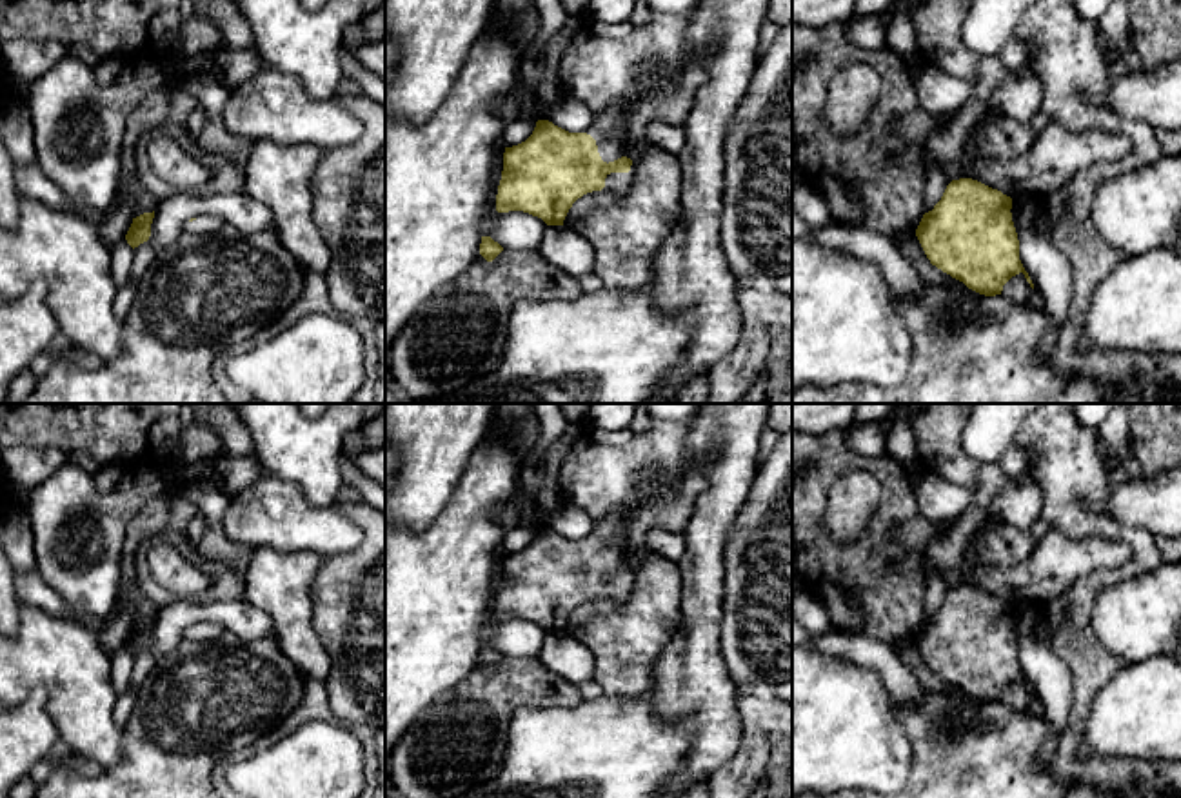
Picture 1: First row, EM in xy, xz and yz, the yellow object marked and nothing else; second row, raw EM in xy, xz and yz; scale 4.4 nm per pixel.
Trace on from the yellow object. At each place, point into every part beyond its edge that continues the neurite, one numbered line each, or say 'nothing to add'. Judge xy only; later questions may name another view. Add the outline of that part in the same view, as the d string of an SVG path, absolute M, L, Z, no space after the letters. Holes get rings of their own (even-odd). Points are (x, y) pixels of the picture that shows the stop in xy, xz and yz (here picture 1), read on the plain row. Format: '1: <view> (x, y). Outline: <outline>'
1: xy (206, 631). Outline: M200 622L193 629L185 629L185 640L214 642L223 634L225 627L216 622Z

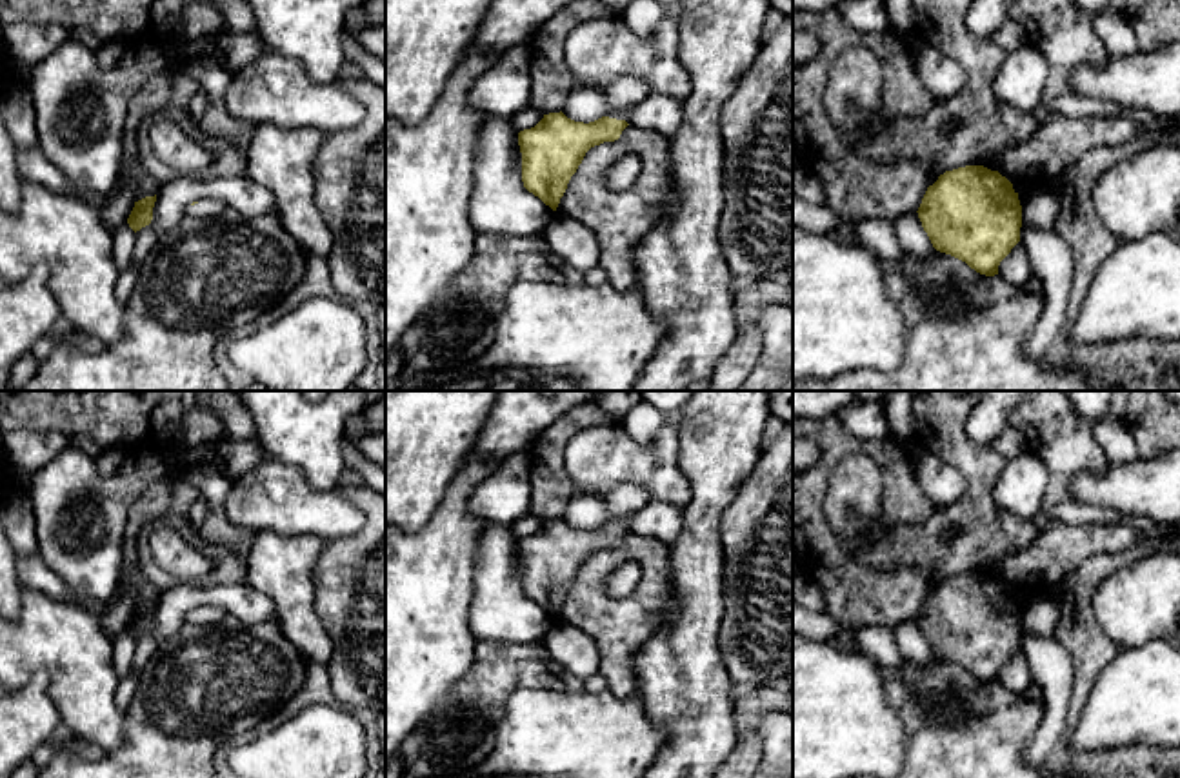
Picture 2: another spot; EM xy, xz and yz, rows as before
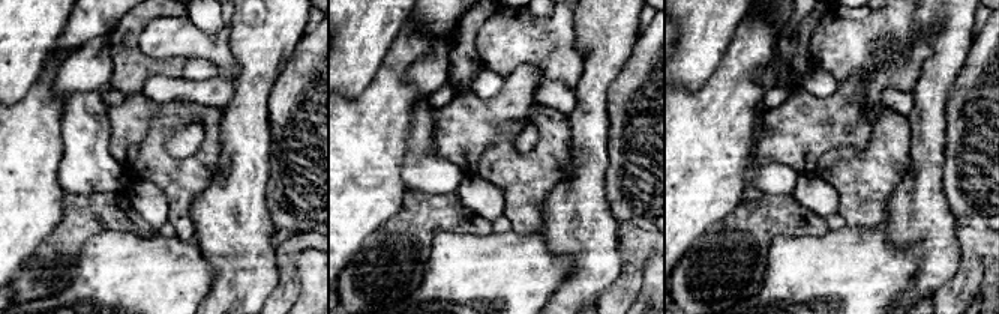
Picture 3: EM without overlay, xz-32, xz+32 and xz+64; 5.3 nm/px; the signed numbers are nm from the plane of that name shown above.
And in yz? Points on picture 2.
nothing to add

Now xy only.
1: xy (208, 615). Outline: M202 605L195 613L187 613L187 623L216 625L225 618L227 611L218 605Z

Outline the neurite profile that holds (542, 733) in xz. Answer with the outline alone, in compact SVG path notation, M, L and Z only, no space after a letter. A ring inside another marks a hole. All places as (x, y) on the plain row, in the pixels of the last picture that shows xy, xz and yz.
M522 687L505 702L502 718L495 725L491 753L478 765L440 778L644 778L664 740L665 733L647 718L636 694L620 698L609 689L598 694L585 689L564 694Z

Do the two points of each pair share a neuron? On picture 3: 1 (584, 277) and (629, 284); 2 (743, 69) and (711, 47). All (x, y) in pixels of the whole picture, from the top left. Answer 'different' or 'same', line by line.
1: different
2: different

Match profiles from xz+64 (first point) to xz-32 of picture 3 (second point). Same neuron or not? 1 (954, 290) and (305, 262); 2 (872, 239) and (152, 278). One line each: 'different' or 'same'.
1: different
2: same

